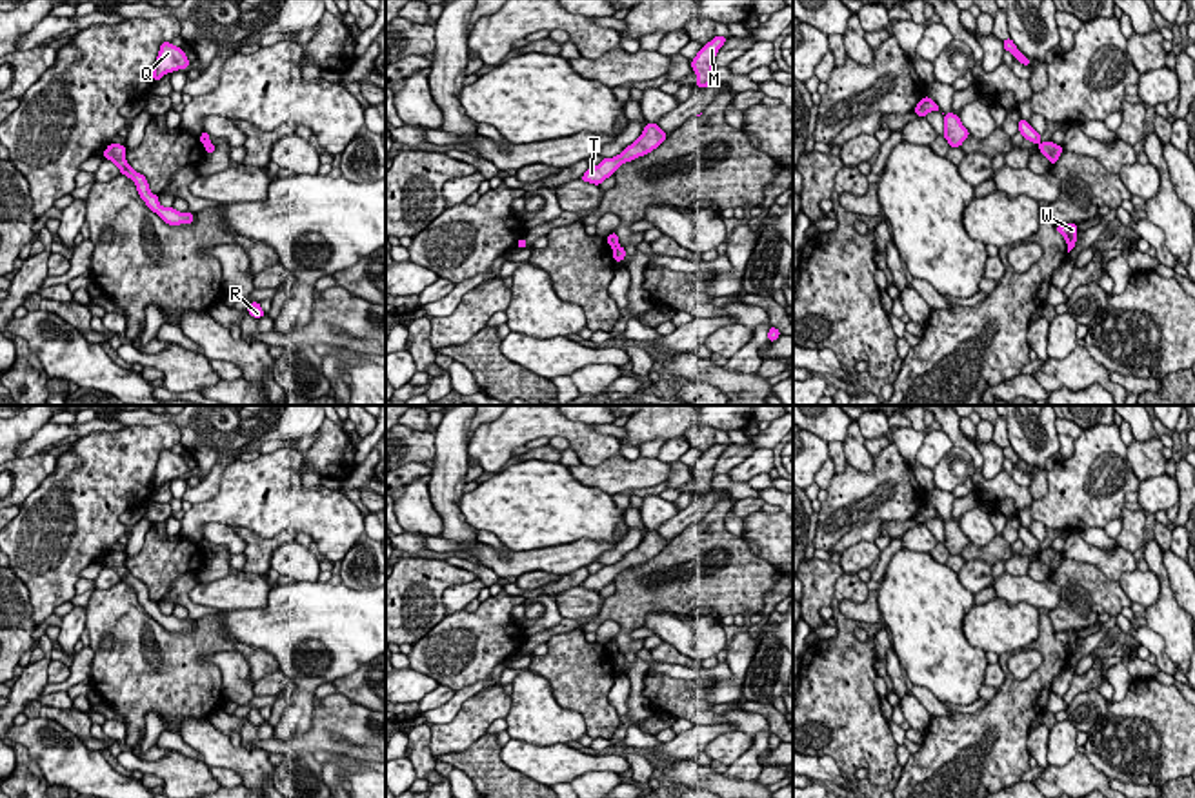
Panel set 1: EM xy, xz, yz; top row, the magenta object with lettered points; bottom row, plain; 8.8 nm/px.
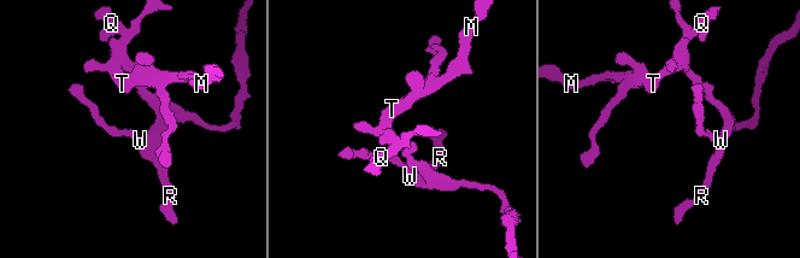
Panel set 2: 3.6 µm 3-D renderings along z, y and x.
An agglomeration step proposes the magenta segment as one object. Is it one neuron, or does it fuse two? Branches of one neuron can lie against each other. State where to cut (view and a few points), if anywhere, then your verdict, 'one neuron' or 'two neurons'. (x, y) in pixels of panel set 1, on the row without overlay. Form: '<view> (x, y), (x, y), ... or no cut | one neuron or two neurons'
xy (211, 551), (206, 555) | two neurons

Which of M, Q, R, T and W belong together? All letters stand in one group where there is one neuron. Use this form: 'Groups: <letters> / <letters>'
Groups: M Q T / R W

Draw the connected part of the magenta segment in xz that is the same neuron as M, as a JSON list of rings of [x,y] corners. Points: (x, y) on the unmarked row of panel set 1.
[[[715,444],[711,449],[702,453],[702,456],[693,465],[691,474],[697,482],[697,494],[708,494],[709,491],[713,491],[709,485],[715,476],[713,467],[726,447],[728,445],[724,444]]]

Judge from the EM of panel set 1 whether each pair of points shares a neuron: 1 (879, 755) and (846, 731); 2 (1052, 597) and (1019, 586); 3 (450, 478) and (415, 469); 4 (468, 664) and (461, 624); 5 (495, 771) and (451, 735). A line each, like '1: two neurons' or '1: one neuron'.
1: one neuron
2: one neuron
3: two neurons
4: one neuron
5: two neurons

